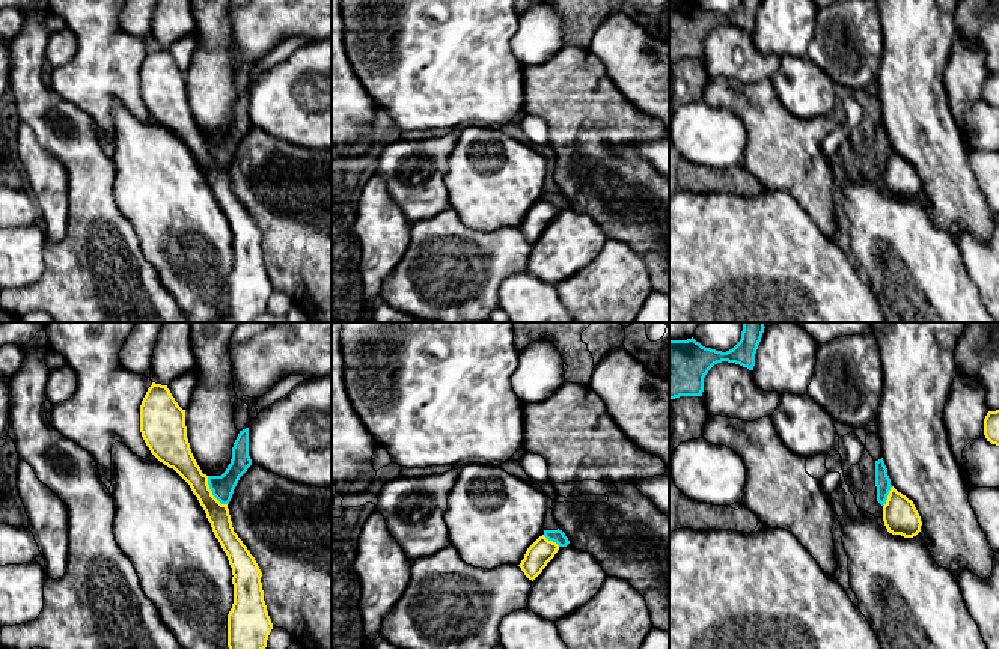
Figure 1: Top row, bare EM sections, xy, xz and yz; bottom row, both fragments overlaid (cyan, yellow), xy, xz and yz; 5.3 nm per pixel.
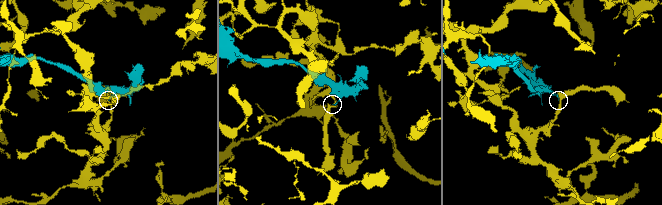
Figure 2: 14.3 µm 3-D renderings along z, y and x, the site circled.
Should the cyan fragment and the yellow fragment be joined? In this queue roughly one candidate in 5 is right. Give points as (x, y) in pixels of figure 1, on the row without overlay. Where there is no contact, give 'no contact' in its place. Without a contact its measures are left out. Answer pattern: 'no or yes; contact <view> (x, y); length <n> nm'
no; contact xy (213, 155); length 190 nm

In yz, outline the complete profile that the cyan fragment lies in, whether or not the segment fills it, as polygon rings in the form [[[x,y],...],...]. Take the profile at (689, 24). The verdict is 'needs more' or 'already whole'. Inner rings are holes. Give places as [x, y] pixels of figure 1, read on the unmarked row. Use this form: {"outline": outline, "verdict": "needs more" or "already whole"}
{"outline": [[[693,0],[669,2],[669,62],[702,59],[704,41],[717,26],[735,26],[753,33],[759,5],[761,0],[741,0],[732,12],[722,15],[702,9]]], "verdict": "already whole"}

